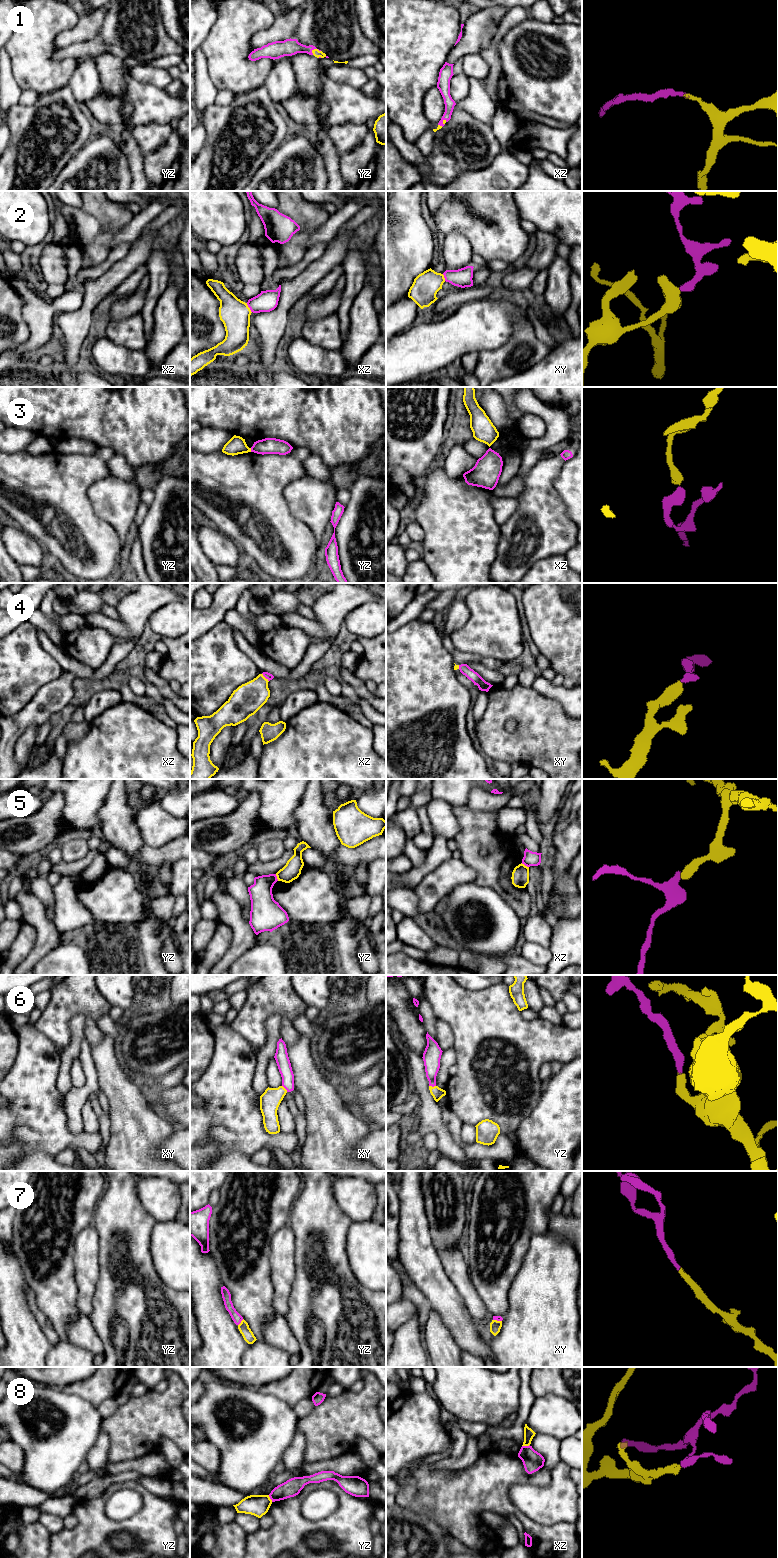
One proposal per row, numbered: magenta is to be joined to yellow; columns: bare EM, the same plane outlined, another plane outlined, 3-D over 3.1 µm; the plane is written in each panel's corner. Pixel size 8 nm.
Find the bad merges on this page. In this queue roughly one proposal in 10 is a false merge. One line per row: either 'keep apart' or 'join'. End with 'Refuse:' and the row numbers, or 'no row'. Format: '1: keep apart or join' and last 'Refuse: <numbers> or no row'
1: join
2: join
3: keep apart
4: join
5: keep apart
6: join
7: join
8: keep apart
Refuse: 3, 5, 8

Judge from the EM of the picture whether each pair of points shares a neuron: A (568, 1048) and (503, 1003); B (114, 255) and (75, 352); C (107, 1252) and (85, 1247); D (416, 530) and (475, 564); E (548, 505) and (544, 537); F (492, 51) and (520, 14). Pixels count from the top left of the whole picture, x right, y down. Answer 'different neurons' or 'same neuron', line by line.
A: same neuron
B: different neurons
C: different neurons
D: different neurons
E: same neuron
F: same neuron

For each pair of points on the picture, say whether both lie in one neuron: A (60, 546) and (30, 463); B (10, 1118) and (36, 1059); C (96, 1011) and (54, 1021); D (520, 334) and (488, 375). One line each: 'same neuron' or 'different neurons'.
A: same neuron
B: same neuron
C: same neuron
D: same neuron

